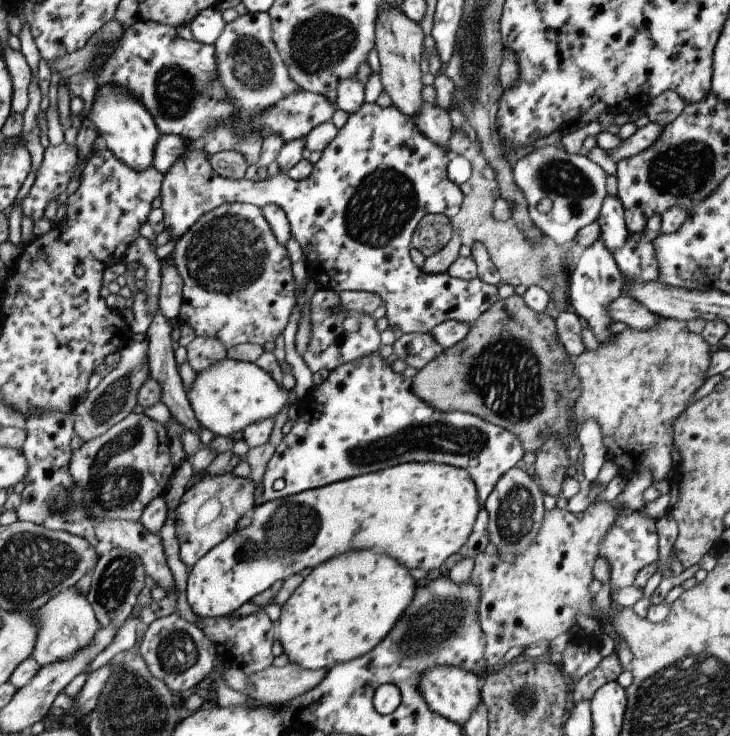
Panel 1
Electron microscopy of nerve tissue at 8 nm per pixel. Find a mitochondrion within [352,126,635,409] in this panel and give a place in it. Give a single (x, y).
(573, 187)

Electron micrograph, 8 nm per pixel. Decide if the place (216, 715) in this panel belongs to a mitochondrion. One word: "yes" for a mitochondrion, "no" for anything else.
no

